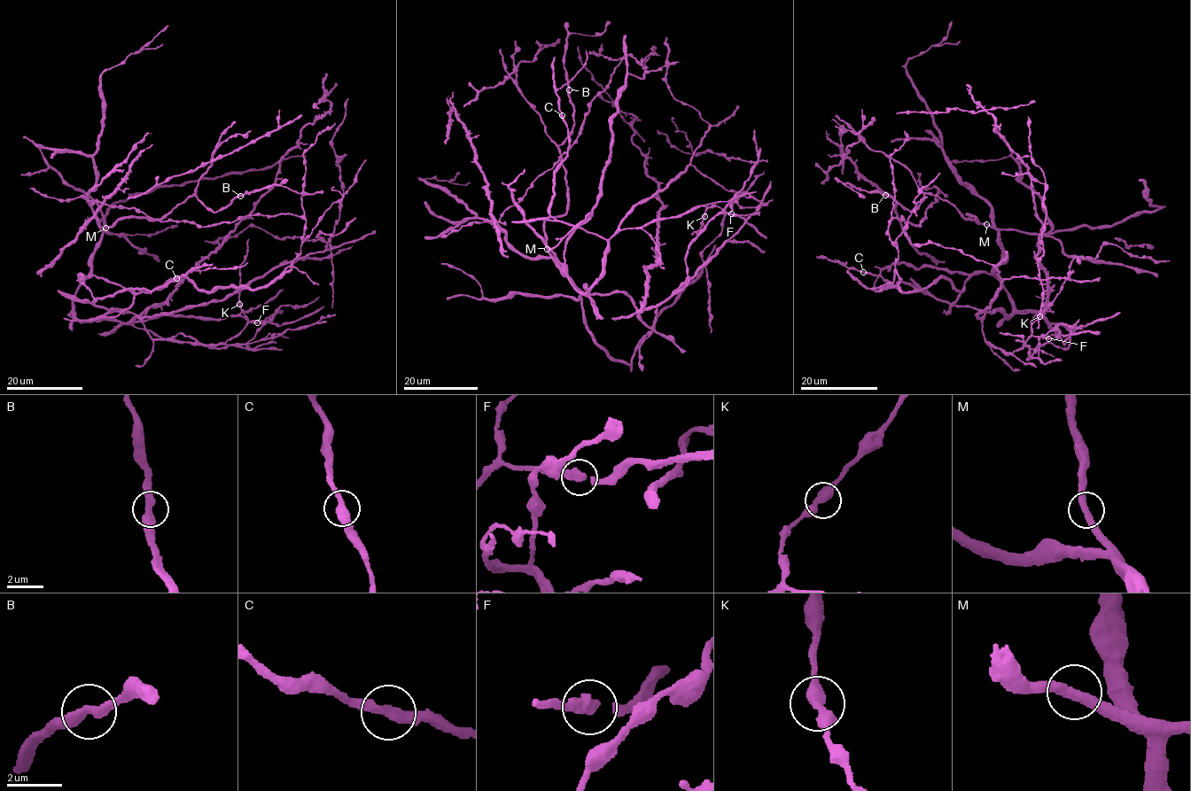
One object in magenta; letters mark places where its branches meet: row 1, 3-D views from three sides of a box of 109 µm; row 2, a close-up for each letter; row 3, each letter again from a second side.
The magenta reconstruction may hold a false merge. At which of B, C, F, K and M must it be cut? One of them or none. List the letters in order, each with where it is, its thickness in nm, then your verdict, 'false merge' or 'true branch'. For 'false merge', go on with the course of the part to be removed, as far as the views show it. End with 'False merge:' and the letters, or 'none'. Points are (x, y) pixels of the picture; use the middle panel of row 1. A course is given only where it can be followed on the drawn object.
B: place (569, 89); calibre 380 nm; true branch
C: place (562, 115); calibre 380 nm; true branch
F: place (731, 213); calibre 360 nm; true branch
K: place (704, 216); calibre 420 nm; true branch
M: place (547, 249); calibre 380 nm; true branch
False merge: none

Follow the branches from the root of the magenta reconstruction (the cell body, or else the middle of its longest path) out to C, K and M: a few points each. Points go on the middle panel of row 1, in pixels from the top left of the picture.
C: (706, 206), (625, 228), (608, 239), (558, 221), (550, 210), (555, 170), (568, 144), (562, 115)
K: (706, 206), (715, 205), (709, 207), (704, 216)
M: (706, 206), (695, 206), (611, 236), (604, 265), (585, 293), (575, 290), (566, 267), (556, 267), (547, 249)

